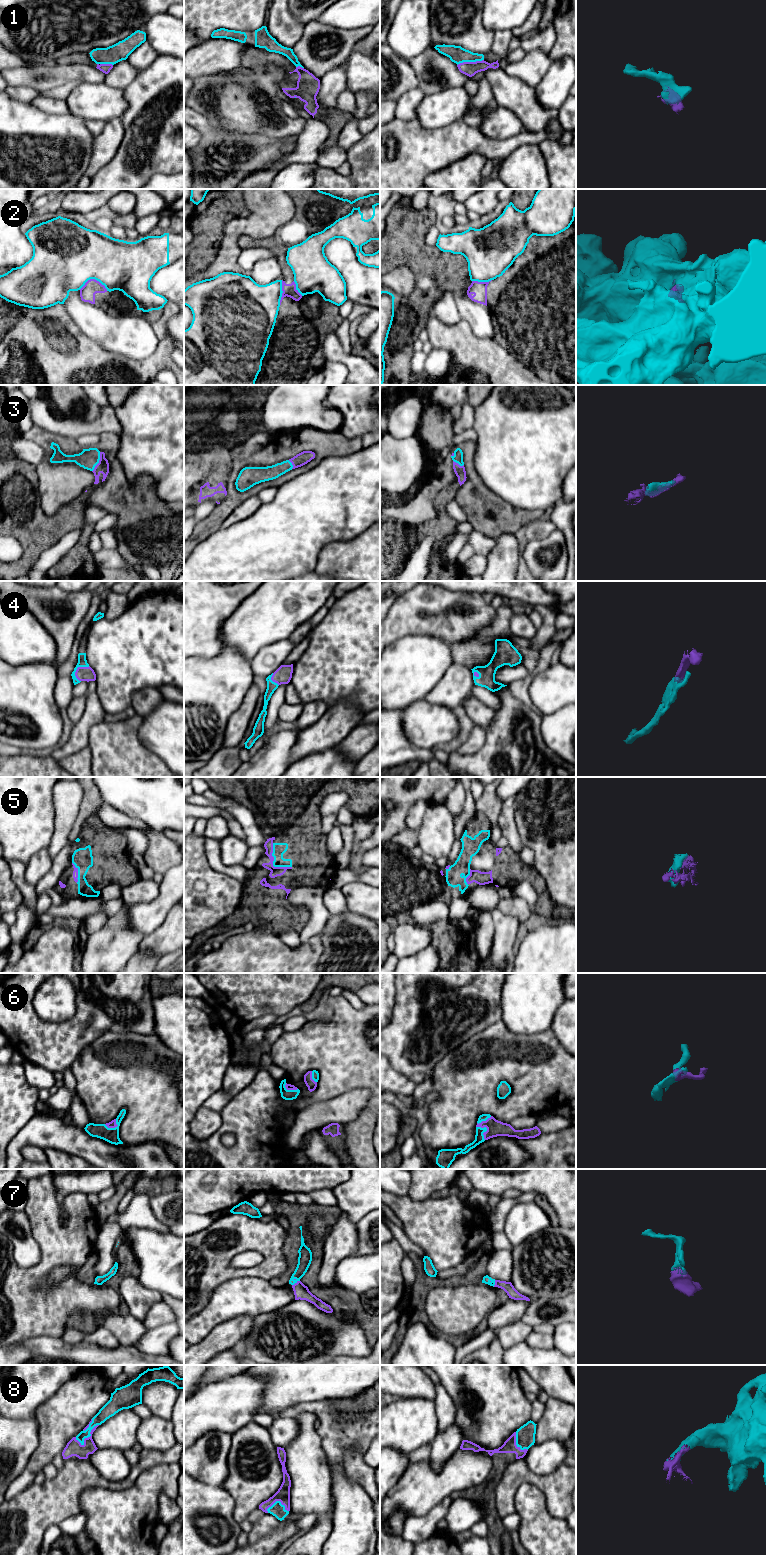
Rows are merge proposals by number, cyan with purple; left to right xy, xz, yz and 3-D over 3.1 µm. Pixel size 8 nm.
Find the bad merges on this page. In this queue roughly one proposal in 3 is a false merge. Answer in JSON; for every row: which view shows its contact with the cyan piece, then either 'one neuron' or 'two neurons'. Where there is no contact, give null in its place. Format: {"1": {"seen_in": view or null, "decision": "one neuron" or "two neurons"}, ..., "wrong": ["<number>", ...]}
{"1": {"seen_in": "yz", "decision": "two neurons"}, "2": {"seen_in": "xy", "decision": "two neurons"}, "3": {"seen_in": "xy", "decision": "one neuron"}, "4": {"seen_in": "xy", "decision": "one neuron"}, "5": {"seen_in": "xz", "decision": "one neuron"}, "6": {"seen_in": "yz", "decision": "one neuron"}, "7": {"seen_in": "xz", "decision": "one neuron"}, "8": {"seen_in": "xy", "decision": "one neuron"}, "wrong": ["1", "2"]}

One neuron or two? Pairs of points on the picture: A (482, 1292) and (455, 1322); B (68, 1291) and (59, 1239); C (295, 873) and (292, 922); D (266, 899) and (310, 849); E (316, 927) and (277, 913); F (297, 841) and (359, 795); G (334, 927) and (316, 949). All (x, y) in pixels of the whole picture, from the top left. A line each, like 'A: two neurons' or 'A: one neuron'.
A: one neuron
B: one neuron
C: one neuron
D: one neuron
E: two neurons
F: one neuron
G: two neurons

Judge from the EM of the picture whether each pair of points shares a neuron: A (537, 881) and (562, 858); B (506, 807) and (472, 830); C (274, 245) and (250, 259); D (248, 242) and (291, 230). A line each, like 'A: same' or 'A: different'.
A: different
B: different
C: different
D: same

